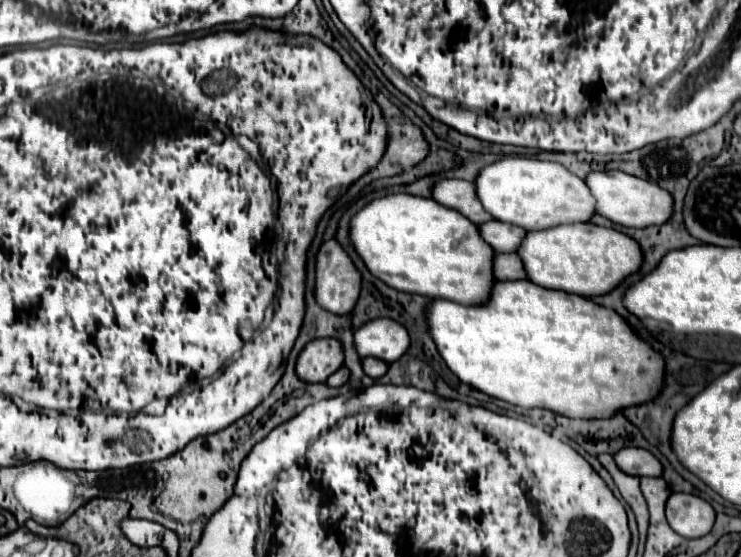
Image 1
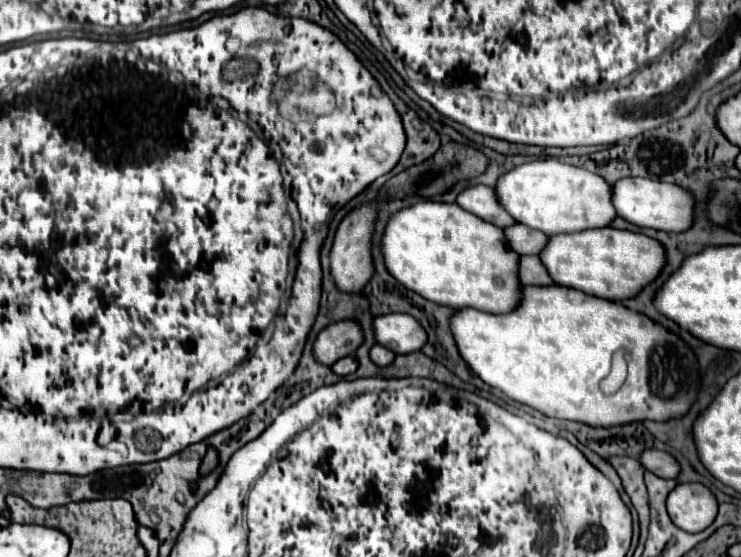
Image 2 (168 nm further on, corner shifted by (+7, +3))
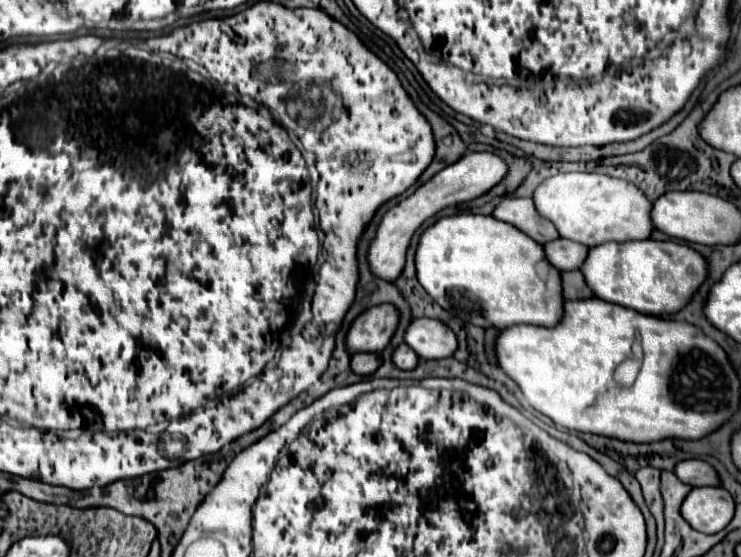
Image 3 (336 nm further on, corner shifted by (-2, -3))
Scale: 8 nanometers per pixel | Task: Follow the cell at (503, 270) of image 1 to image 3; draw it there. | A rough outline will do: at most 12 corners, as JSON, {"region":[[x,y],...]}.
{"region":[[581,271],[563,273],[569,301],[595,297]]}

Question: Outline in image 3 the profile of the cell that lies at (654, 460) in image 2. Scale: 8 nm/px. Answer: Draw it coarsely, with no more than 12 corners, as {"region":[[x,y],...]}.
{"region":[[701,459],[681,461],[677,477],[691,487],[721,485],[715,467]]}

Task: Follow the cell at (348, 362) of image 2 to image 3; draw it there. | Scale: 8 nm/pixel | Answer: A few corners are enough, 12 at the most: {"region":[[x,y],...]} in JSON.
{"region":[[355,353],[351,369],[357,375],[373,375],[381,361],[377,353]]}

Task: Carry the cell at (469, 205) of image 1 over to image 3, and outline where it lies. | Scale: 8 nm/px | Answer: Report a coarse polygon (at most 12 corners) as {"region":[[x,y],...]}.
{"region":[[505,197],[493,217],[541,245],[559,239],[531,199]]}

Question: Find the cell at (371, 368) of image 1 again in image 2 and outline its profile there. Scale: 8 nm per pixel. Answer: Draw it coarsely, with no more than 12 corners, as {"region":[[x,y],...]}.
{"region":[[374,345],[370,359],[378,367],[394,361],[394,353],[386,347]]}

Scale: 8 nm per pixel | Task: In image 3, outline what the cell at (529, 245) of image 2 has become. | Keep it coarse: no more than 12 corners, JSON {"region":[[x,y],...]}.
{"region":[[567,239],[545,245],[557,269],[581,269],[589,247]]}

